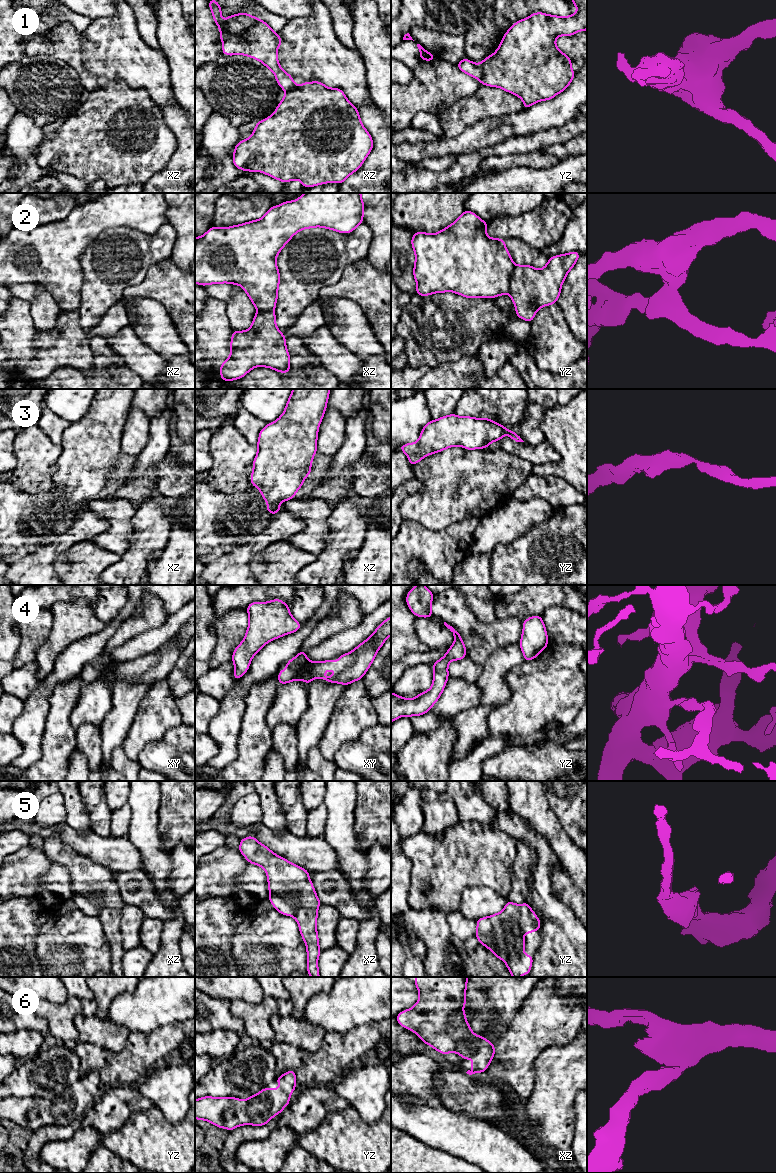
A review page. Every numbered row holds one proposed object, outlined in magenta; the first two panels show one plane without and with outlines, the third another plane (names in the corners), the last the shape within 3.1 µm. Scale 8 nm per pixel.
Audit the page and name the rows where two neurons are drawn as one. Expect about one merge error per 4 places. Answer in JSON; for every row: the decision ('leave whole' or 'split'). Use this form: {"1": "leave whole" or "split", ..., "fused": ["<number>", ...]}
{"1": "split", "2": "split", "3": "leave whole", "4": "leave whole", "5": "leave whole", "6": "leave whole", "fused": ["1", "2"]}

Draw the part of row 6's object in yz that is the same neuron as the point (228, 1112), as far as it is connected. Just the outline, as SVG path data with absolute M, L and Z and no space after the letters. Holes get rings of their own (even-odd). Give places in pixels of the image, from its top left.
M293 1070L276 1077L276 1080L281 1090L265 1087L245 1100L234 1097L201 1097L195 1100L195 1118L228 1131L247 1124L265 1125L290 1103L290 1095L296 1089L296 1074Z

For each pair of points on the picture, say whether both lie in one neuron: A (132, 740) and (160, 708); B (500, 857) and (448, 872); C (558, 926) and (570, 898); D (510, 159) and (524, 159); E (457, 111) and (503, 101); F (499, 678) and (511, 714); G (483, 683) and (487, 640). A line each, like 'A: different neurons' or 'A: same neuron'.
A: same neuron
B: same neuron
C: different neurons
D: same neuron
E: same neuron
F: different neurons
G: different neurons

